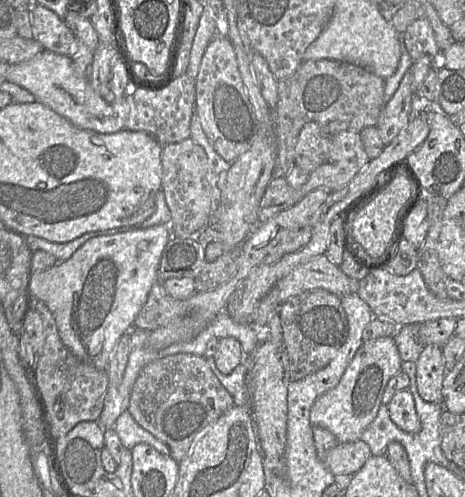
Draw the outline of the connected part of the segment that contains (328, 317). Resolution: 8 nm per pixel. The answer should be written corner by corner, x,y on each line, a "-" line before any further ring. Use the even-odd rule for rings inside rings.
314,289
288,298
280,305
279,314
290,382
324,368
338,353
348,335
341,297
325,289

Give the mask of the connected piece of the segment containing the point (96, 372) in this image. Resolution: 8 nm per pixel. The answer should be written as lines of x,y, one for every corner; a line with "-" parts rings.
35,297
29,298
32,309
41,315
44,326
45,343
35,367
36,382
45,406
50,437
57,441
79,422
99,419
104,407
109,379
107,370
99,369
79,359
70,351
62,342
56,321
47,305

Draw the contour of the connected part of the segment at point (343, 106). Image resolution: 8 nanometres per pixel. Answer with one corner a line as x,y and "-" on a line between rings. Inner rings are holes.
330,60
303,61
295,72
277,80
277,103
274,108
276,175
286,176
294,165
295,146
302,128
309,122
316,122
330,134
340,131
360,132
365,127
376,126
386,103
385,79
358,65

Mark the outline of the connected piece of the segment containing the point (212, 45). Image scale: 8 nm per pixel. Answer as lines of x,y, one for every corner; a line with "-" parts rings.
217,34
207,45
195,82
196,111
201,126
216,152
232,163
252,145
258,121
238,70
233,44
227,36

